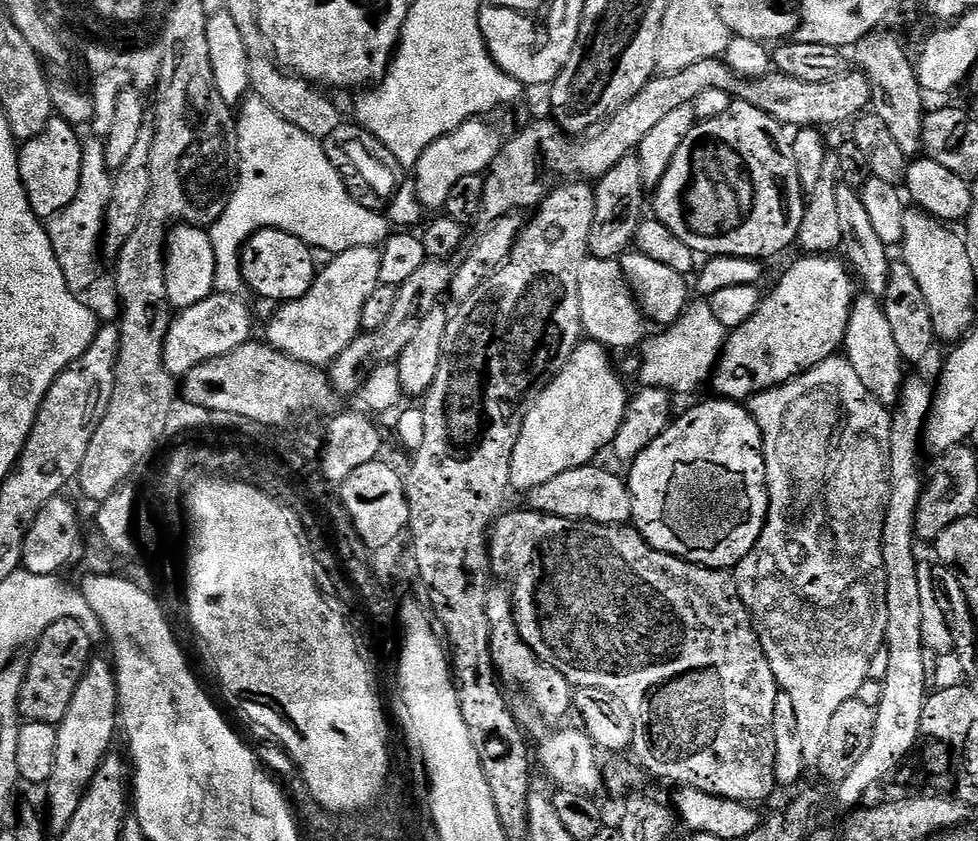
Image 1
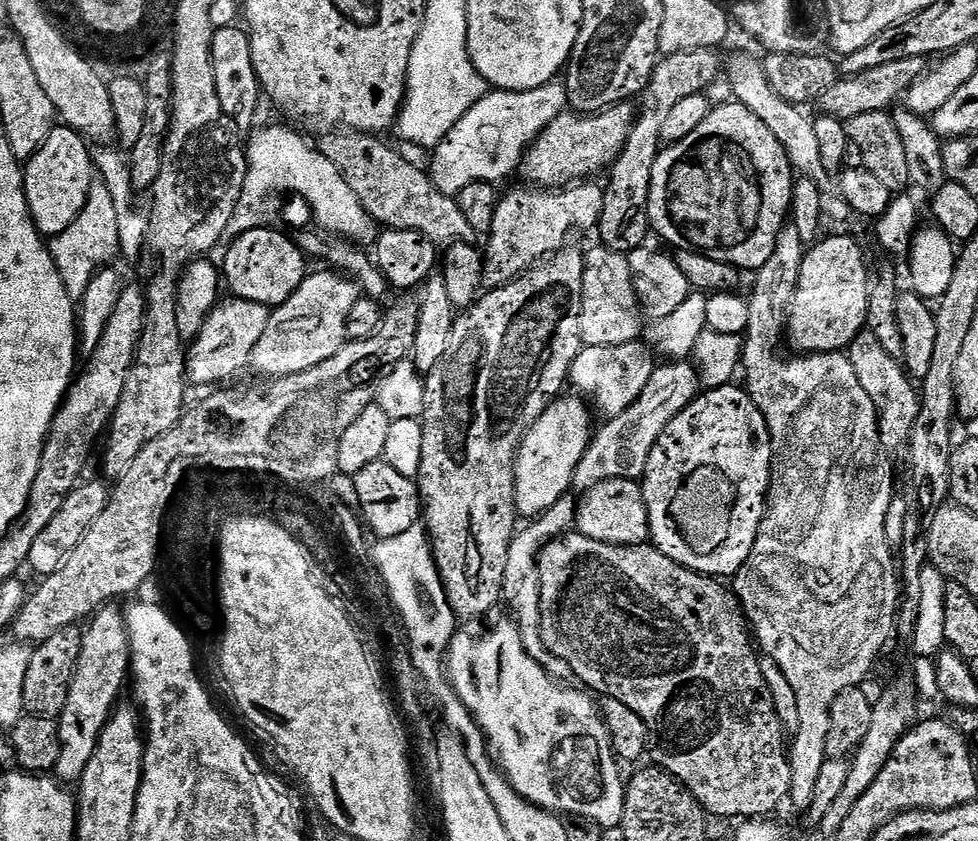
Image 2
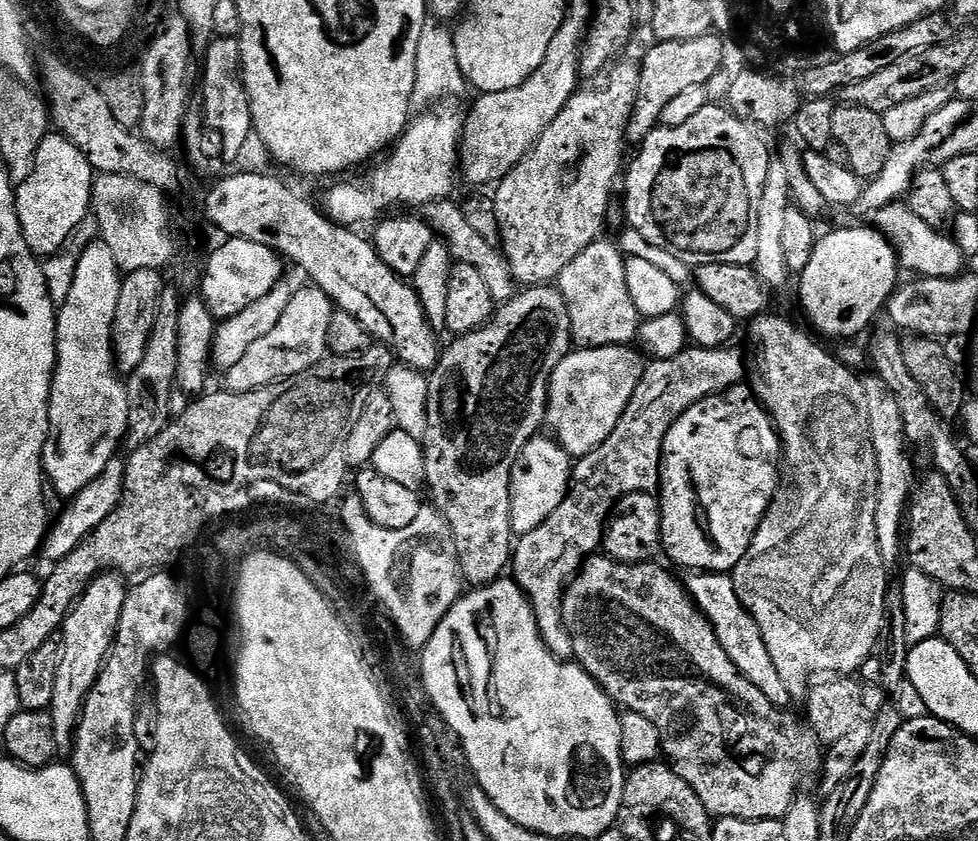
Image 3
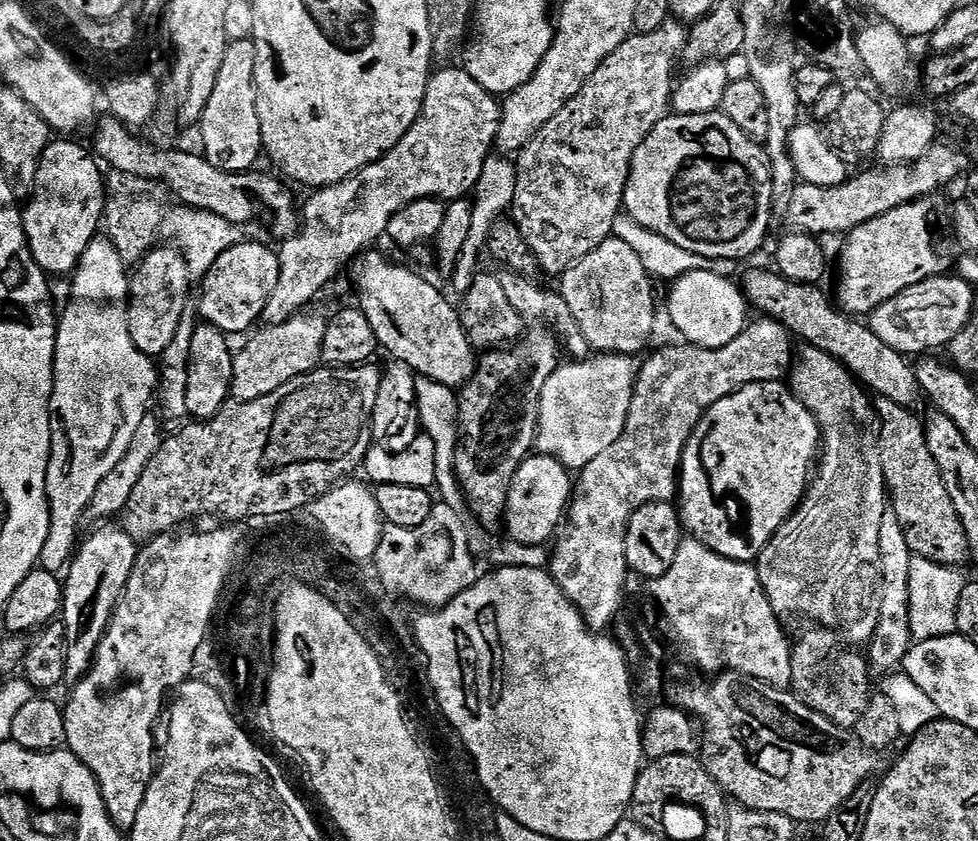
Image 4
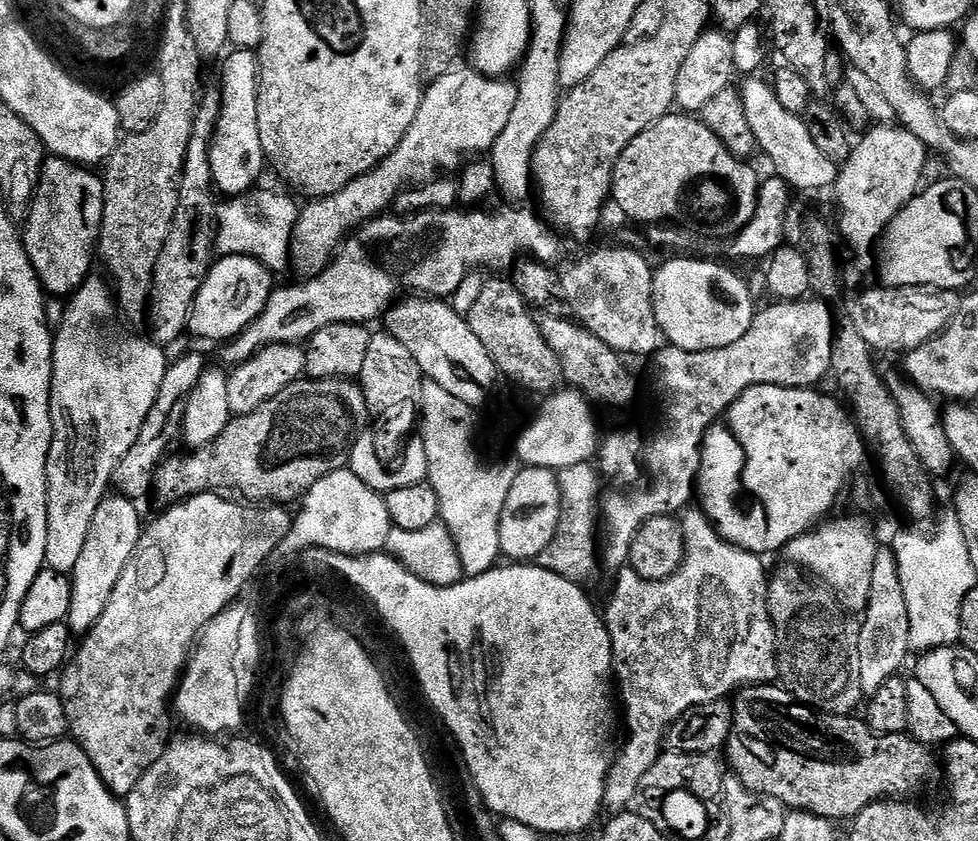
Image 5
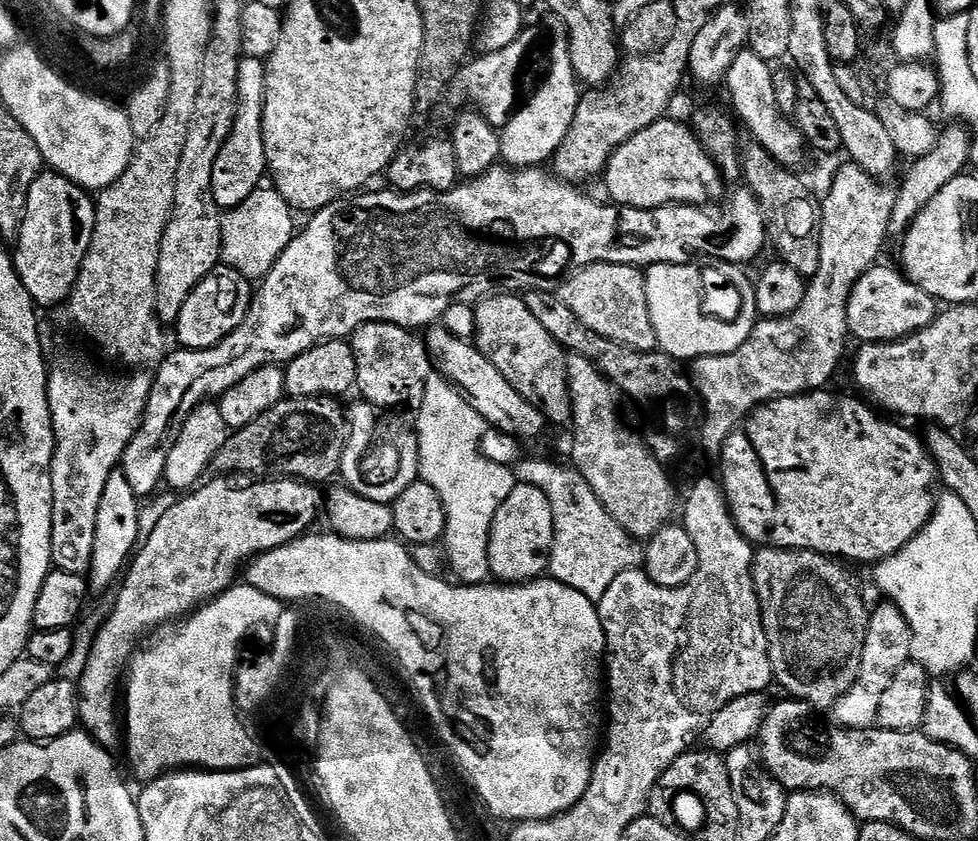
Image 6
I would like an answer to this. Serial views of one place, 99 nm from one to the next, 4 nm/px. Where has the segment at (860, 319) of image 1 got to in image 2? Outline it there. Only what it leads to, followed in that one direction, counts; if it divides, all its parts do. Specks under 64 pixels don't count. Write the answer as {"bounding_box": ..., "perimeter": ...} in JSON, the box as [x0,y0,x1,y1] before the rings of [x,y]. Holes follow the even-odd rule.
{"bounding_box":[846,330,920,452],"perimeter":[[[867,330],[855,336],[846,350],[846,355],[854,367],[854,374],[857,375],[862,390],[874,403],[884,448],[894,452],[896,448],[907,447],[909,432],[913,429],[920,409],[920,397],[905,367],[897,357],[887,354],[878,338]]]}

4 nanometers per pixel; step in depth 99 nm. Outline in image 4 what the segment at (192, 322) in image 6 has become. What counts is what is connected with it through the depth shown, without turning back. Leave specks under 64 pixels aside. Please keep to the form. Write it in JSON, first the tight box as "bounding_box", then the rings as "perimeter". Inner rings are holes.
{"bounding_box":[199,242,279,334],"perimeter":[[[239,242],[227,247],[202,281],[199,315],[225,334],[244,332],[255,320],[259,321],[270,302],[270,294],[274,294],[274,286],[278,286],[279,255],[273,249],[271,252],[264,242],[256,243],[260,244]]]}

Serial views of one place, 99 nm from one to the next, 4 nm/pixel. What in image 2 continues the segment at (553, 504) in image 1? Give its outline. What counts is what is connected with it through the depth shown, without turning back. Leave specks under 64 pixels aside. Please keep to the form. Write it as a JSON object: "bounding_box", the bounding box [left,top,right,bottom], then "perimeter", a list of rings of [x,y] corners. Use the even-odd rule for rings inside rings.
{"bounding_box":[575,477,649,546],"perimeter":[[[610,477],[609,480],[595,481],[590,488],[592,489],[584,497],[582,495],[579,497],[575,531],[582,533],[586,538],[618,546],[649,543],[644,489],[635,479]]]}

